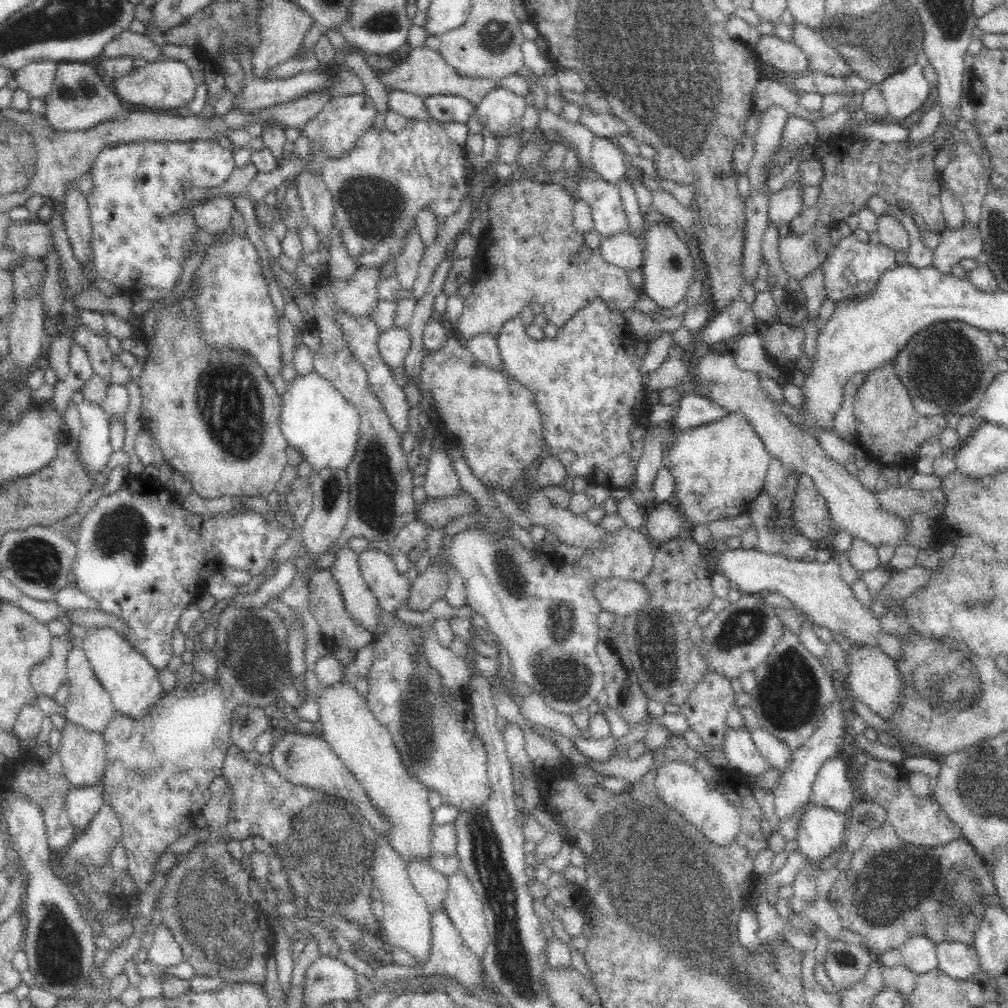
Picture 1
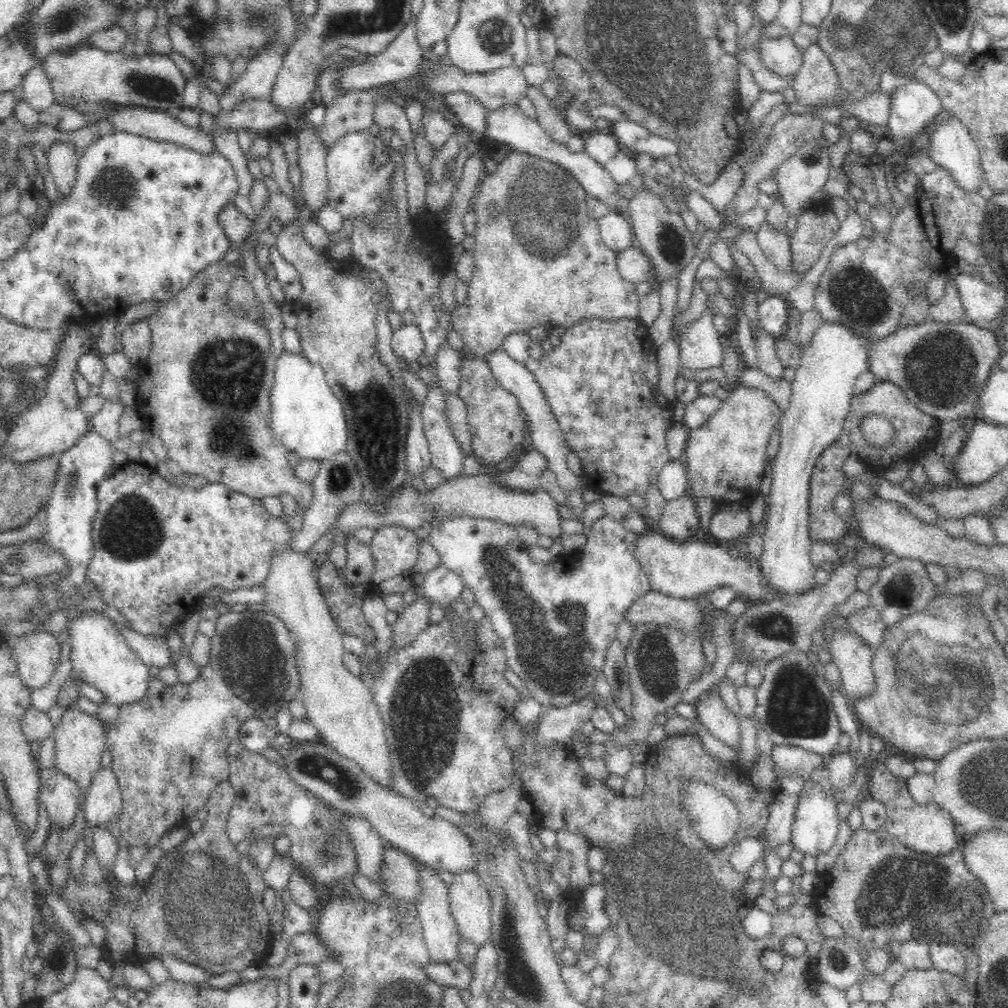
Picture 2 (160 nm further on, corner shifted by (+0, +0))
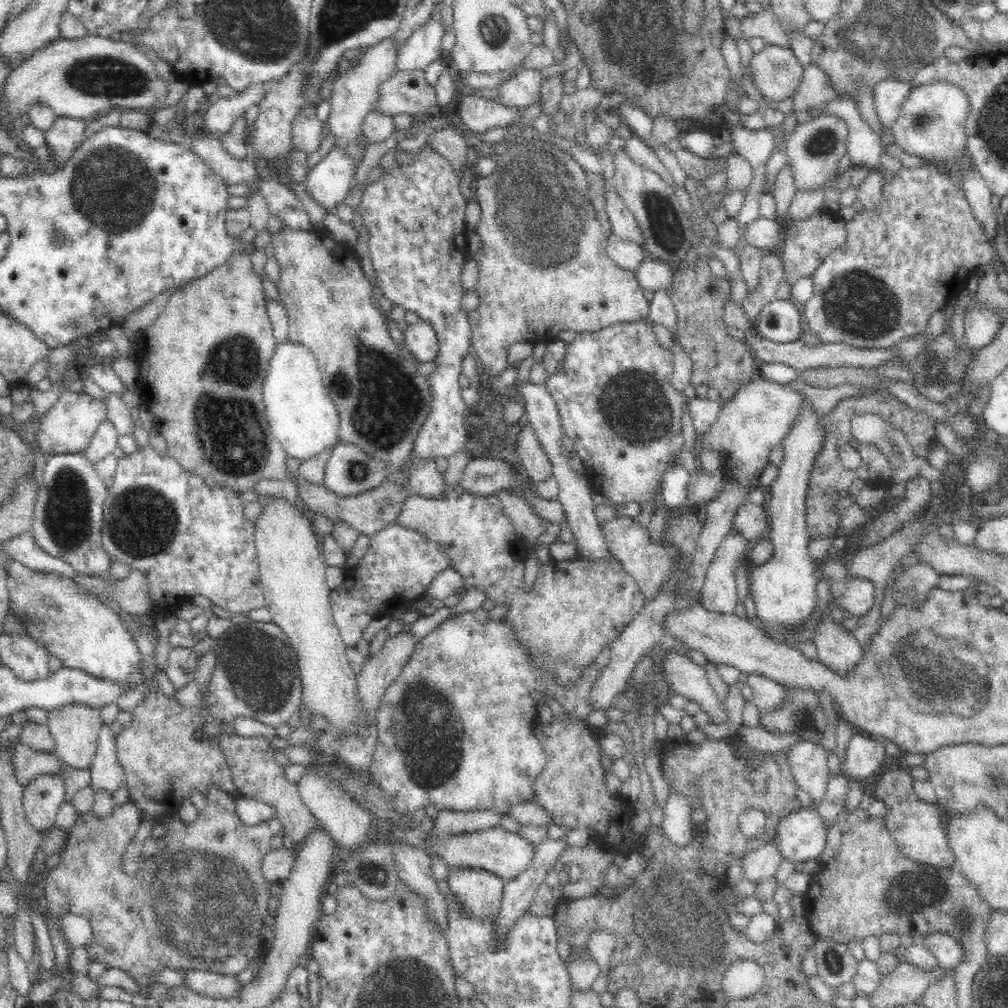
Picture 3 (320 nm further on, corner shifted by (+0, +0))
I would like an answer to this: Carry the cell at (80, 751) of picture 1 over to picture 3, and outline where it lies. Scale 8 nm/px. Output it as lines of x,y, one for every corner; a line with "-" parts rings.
82,703
68,704
50,712
46,724
56,742
55,754
66,766
85,770
93,764
97,752
98,734
103,724
100,714
100,709
94,709

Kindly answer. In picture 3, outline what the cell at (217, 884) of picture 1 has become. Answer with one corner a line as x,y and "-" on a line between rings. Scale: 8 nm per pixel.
212,784
210,788
206,788
206,803
201,811
197,811
196,820
190,823
185,823
181,820
178,813
172,814
170,818
162,820
161,824
166,828
165,838
157,858
152,858
140,852
140,860
138,860
138,870
134,874
128,874
123,870
123,860
125,859
125,852
129,844
136,840
138,830
144,822
144,817
141,815
141,808
137,804
133,804
133,800
128,800
123,804
116,804
108,814
108,817
97,817
92,811
85,812
78,815
74,825
68,832
64,850
59,854
60,862
54,868
44,872
44,898
46,899
46,909
50,917
56,920
66,915
81,916
88,919
90,923
90,930
92,931
92,938
86,944
86,951
88,951
88,959
90,962
99,962
106,969
118,968
127,974
130,974
132,979
138,983
142,988
150,986
155,982
155,978
160,976
166,970
174,970
180,972
190,972
190,970
202,970
214,972
218,974
238,975
240,972
250,968
250,963
253,962
254,957
257,957
261,948
260,932
262,930
262,922
267,916
269,882
263,876
261,871
261,864
267,852
270,852
271,841
274,836
283,833
282,824
276,820
268,820
267,822
249,826
242,821
237,815
236,803
234,802
234,795
231,795
225,788

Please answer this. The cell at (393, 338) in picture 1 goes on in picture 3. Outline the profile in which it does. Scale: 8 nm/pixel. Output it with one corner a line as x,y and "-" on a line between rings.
420,319
409,325
404,333
404,344
420,363
431,362
438,358
440,341
434,327
427,320

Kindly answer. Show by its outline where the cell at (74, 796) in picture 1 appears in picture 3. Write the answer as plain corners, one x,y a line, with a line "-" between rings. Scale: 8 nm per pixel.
38,774
22,785
22,808
26,819
36,831
55,826
58,807
64,802
64,781
56,775

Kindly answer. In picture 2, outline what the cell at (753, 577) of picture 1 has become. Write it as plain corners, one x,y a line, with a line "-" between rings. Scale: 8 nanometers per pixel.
649,526
647,530
636,533
634,557
648,577
650,590
662,595
694,601
718,586
729,586
747,602
760,601
764,596
764,583
758,564
754,563
751,568
741,557
732,558
725,545
709,546
692,539
676,541

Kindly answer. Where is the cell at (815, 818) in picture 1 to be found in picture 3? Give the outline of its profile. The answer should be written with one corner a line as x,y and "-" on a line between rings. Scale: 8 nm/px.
815,803
815,808
812,810
810,810
810,808
807,808
807,807
802,807
798,809
796,812
791,812
790,814
788,814
788,816
784,816
782,818
782,821
778,824
778,827
776,828
774,840
775,840
776,847
778,847
778,851
780,851
781,859
786,859
793,863
794,862
805,863
805,862
808,862
808,860
819,860
820,854
822,854
824,847
827,844
827,830
825,829
825,825
822,823
822,820
818,816
818,809
816,808
816,803

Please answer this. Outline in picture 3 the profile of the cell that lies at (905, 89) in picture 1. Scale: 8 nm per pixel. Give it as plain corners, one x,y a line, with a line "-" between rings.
938,80
914,87
898,118
891,124
893,138
904,152
923,158
947,172
962,168
971,162
967,149
967,118
970,111
968,95
951,82

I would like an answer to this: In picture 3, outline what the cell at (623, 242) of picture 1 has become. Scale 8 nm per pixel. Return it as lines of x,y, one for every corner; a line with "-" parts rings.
646,259
638,268
635,278
644,291
670,294
678,269
678,266
670,265
670,262

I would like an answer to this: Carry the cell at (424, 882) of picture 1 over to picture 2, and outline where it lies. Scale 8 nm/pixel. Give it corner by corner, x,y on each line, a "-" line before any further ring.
387,845
382,852
380,882
376,882
378,887
396,900
415,902
420,896
416,864
410,855

